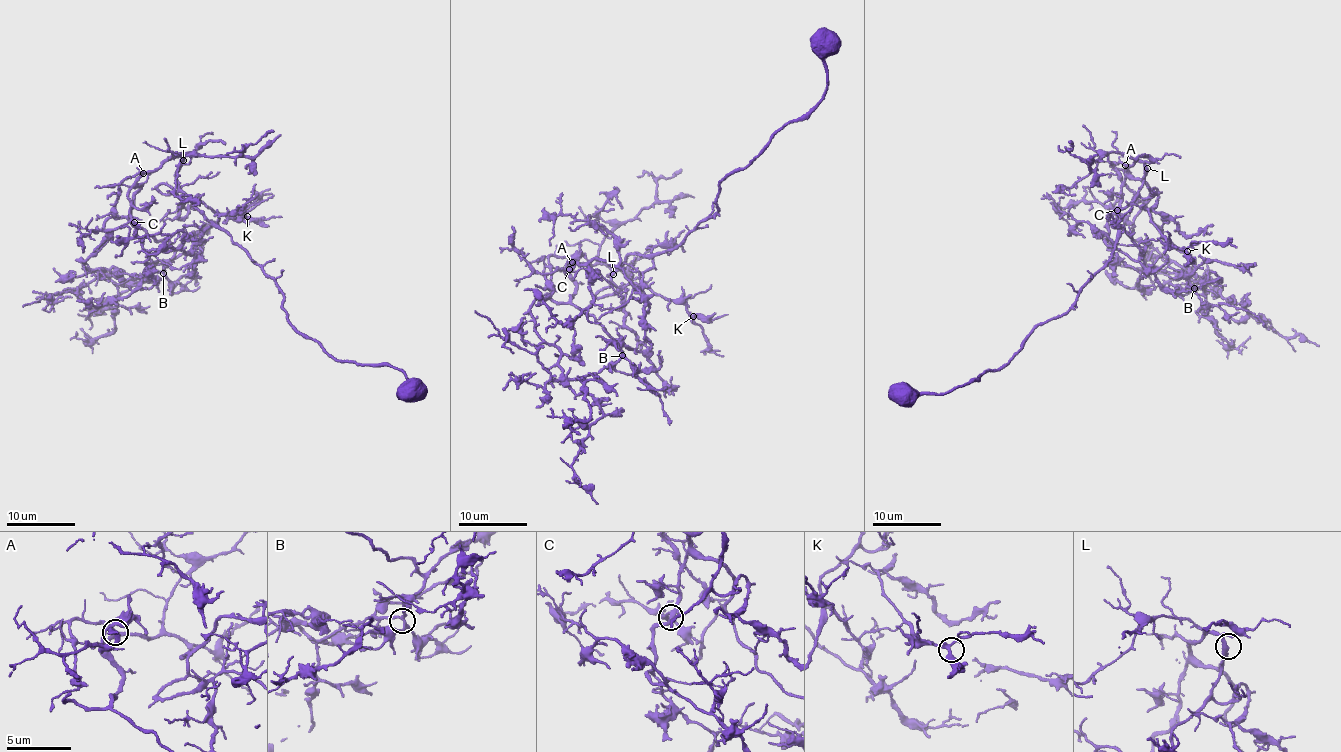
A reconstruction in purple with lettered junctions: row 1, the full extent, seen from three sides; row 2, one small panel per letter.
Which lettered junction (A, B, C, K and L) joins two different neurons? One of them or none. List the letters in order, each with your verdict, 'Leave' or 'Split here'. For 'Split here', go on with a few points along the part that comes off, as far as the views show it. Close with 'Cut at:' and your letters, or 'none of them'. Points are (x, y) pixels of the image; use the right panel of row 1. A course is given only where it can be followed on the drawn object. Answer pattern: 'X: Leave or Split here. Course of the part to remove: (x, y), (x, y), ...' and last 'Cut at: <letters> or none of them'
A: Leave
B: Leave
C: Leave
K: Leave
L: Leave
Cut at: none of them

